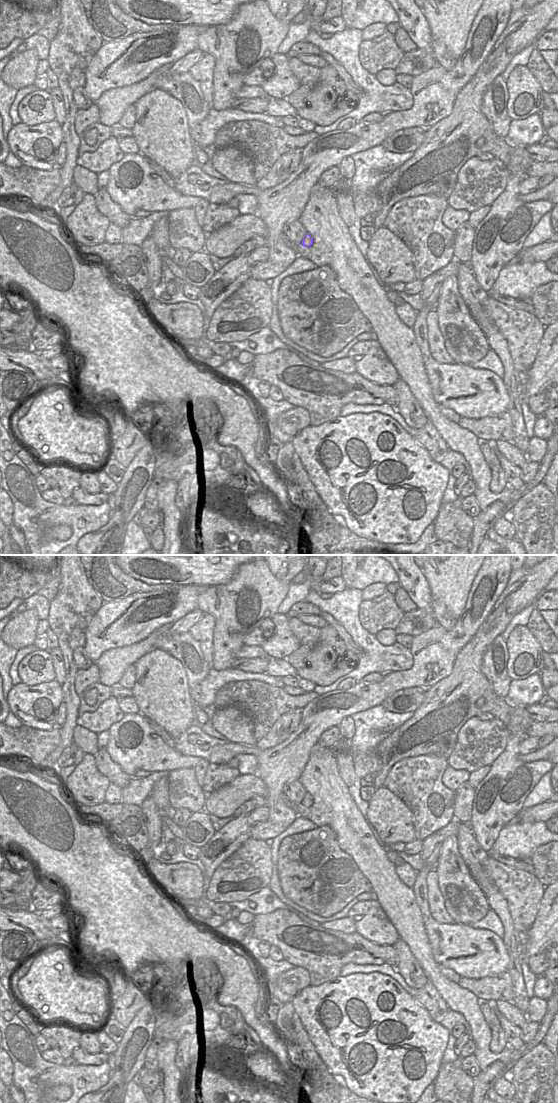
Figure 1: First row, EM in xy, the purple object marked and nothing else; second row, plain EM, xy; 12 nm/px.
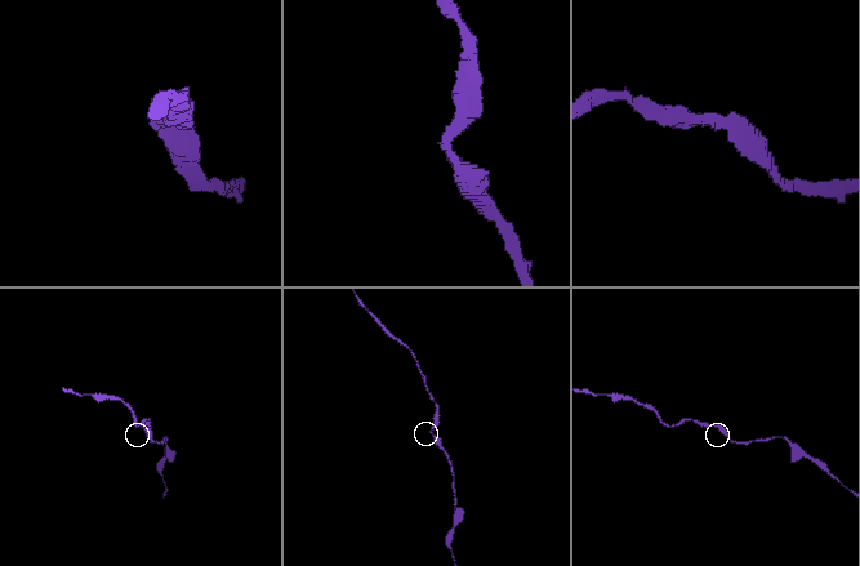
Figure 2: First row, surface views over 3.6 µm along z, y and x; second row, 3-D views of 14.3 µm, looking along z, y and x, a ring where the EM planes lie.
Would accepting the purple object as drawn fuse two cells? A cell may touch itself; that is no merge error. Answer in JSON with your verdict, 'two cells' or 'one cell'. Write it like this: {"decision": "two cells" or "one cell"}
{"decision": "one cell"}

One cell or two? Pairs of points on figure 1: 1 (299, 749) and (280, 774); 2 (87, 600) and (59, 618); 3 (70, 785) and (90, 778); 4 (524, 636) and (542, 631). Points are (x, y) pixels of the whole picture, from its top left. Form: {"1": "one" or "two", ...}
{"1": "one", "2": "one", "3": "one", "4": "two"}

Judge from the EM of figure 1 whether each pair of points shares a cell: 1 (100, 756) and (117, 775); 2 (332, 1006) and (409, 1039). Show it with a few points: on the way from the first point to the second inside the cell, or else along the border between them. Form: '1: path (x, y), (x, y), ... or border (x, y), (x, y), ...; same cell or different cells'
1: path (103, 761), (112, 770); same cell
2: path (351, 1020), (363, 1026), (376, 1039), (390, 1040); same cell

